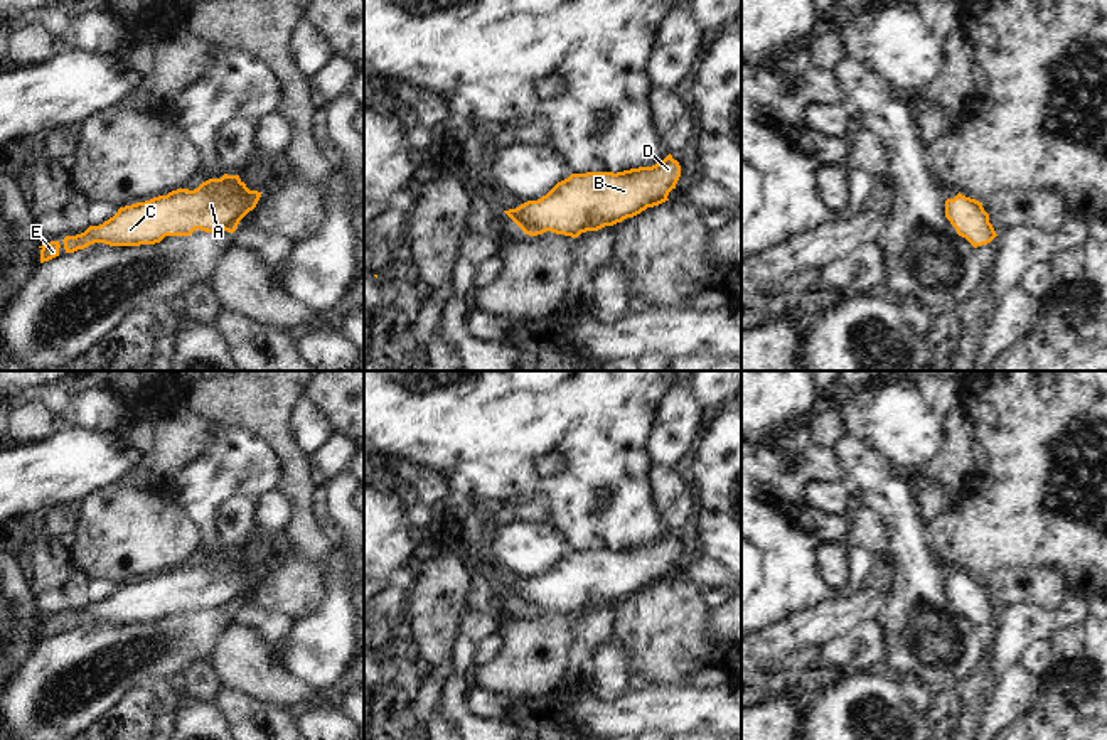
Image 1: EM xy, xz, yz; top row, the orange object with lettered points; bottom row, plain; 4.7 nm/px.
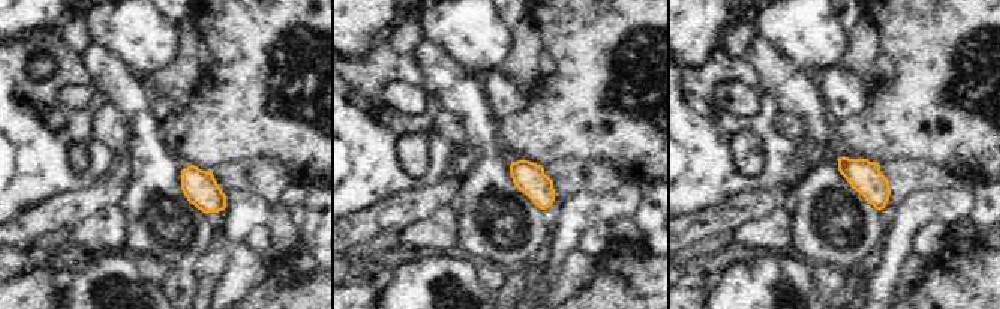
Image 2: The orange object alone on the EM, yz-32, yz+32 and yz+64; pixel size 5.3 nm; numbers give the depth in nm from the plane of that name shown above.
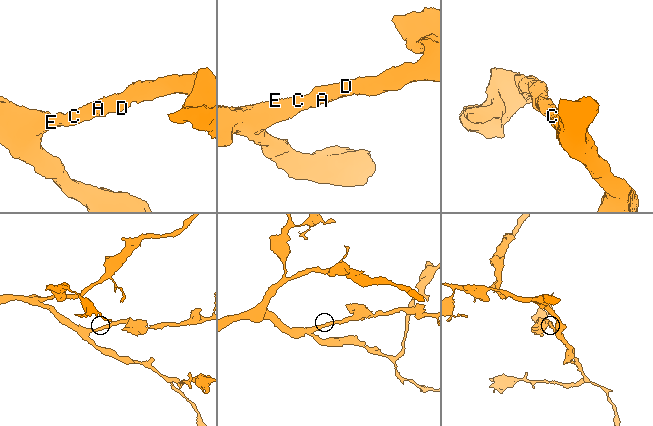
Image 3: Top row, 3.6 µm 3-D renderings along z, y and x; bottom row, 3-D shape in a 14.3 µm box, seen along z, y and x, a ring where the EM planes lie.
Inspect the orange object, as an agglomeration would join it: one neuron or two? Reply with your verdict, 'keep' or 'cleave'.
keep

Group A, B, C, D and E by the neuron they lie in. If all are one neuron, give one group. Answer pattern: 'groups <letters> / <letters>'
groups A B C D E

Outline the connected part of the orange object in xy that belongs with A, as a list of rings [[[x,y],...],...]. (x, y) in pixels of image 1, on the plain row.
[[[224,551],[197,566],[177,566],[145,580],[120,585],[99,603],[66,614],[66,630],[94,620],[140,624],[160,620],[165,614],[190,614],[195,607],[234,610],[239,598],[256,585],[261,570],[249,568],[239,553]]]

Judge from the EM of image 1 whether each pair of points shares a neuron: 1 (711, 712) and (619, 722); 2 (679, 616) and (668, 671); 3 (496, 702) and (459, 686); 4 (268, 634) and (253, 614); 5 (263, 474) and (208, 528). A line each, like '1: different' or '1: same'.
1: same
2: same
3: different
4: same
5: same

